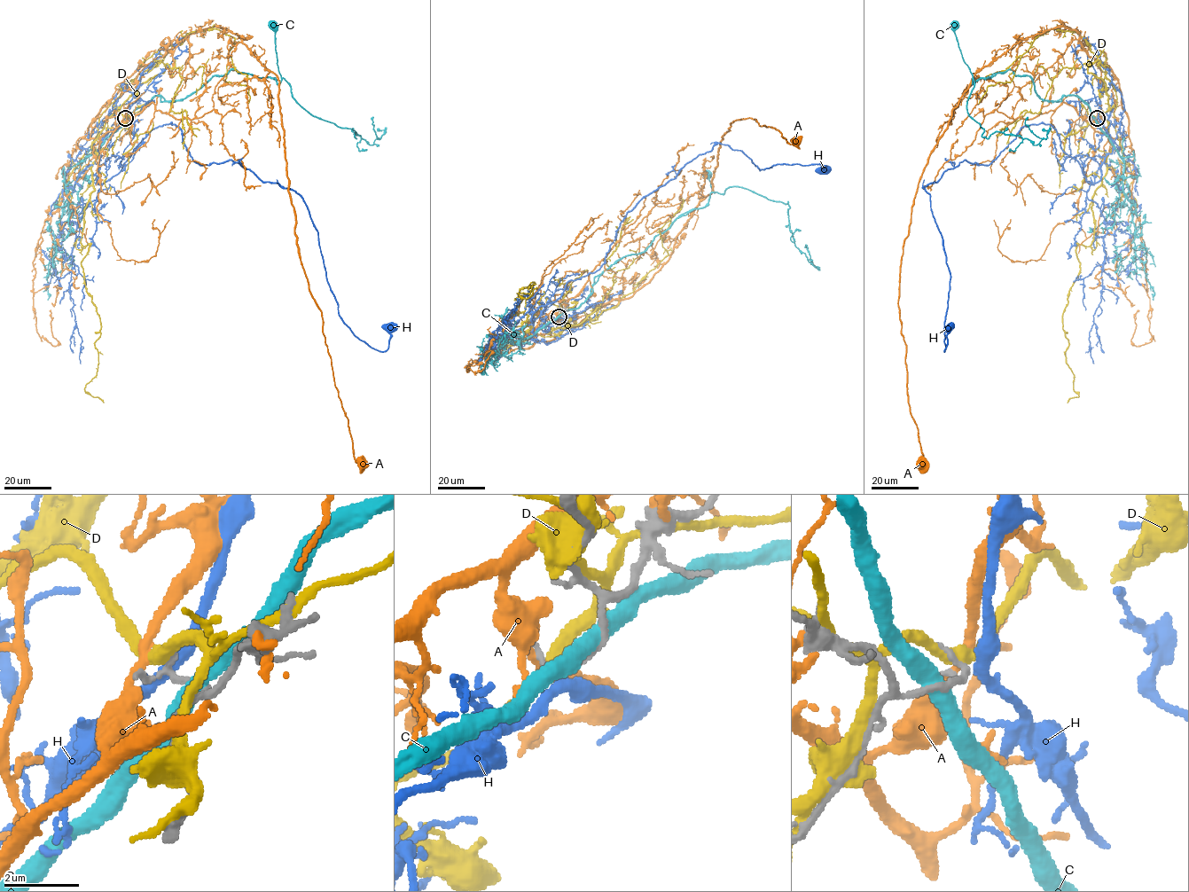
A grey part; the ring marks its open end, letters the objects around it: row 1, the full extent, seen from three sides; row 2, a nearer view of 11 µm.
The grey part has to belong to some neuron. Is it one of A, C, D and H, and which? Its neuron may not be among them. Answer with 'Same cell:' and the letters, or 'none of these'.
Same cell: H

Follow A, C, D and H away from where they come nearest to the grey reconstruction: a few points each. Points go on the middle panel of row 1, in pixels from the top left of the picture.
A: (557, 315), (519, 347), (567, 334), (647, 282), (713, 191), (734, 121), (755, 119), (798, 143)
C: (561, 315), (586, 300), (606, 269), (623, 257), (642, 253), (677, 218), (703, 207), (715, 192), (707, 176)
D: (559, 315), (526, 332), (528, 316), (514, 312), (522, 296), (514, 300), (536, 287)
H: (559, 316), (531, 332), (540, 306), (598, 269), (629, 211), (718, 144), (760, 170), (824, 169)

